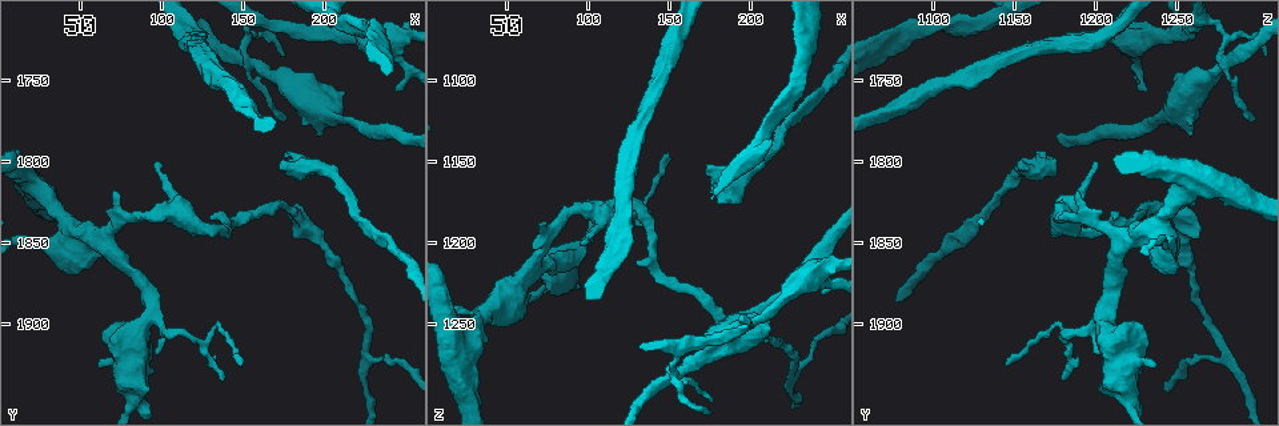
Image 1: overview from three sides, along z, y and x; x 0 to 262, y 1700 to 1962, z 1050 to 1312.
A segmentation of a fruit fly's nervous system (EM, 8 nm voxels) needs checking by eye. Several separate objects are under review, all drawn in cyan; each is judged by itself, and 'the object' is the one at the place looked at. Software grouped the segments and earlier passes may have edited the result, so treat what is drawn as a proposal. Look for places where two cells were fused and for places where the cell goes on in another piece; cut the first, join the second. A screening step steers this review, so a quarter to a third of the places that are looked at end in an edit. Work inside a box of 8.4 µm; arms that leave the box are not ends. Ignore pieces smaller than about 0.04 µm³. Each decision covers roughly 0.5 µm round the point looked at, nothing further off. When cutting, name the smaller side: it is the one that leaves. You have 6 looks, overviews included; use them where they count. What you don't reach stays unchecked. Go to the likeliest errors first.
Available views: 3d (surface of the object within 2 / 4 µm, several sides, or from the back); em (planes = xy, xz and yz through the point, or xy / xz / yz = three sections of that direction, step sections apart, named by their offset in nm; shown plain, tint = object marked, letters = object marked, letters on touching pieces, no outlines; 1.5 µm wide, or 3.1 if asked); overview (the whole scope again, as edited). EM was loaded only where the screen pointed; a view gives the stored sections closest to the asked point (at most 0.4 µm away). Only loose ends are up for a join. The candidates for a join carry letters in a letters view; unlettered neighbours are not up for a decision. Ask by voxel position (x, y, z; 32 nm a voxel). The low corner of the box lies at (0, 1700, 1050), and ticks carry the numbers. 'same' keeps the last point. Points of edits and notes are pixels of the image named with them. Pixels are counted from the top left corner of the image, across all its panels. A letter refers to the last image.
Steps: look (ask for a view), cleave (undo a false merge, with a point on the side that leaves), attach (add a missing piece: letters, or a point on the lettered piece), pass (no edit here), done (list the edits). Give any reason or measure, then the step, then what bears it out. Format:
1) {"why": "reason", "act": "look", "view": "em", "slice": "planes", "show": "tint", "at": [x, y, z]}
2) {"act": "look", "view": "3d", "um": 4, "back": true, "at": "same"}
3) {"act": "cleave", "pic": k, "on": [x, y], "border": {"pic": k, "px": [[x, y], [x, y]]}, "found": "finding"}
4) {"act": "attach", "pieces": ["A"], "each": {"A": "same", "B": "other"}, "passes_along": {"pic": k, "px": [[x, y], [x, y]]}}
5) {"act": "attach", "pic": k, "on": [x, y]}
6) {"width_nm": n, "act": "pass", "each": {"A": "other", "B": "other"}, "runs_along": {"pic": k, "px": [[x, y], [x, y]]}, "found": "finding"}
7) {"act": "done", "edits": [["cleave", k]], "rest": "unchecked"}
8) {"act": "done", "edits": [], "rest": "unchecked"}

{"why": "an open end", "act": "look", "view": "em", "slice": "xz", "step": 4, "show": "letters", "at": [174, 1800, 1154]}

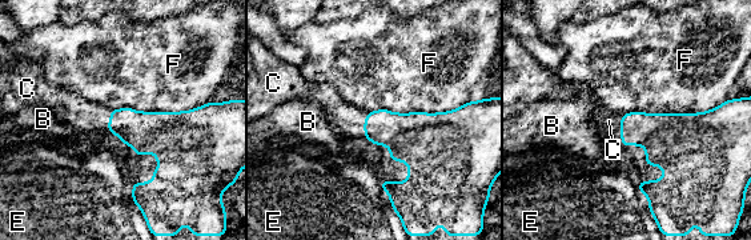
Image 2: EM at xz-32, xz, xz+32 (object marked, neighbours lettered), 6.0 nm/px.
{"act": "look", "view": "em", "slice": "planes", "show": "letters", "at": "same"}

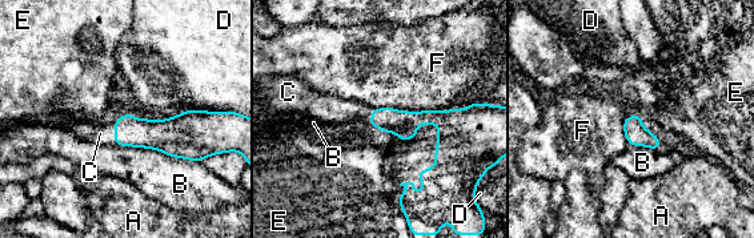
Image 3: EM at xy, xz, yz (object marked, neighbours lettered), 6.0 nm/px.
{"longest_contact_nm": ["B", 550], "act": "attach", "pieces": ["C"], "each": {"A": "other", "B": "other", "C": "same", "D": "other", "E": "other", "F": "other"}, "passes_along": {"pic": 3, "px": [[129, 130], [115, 133], [100, 133]]}, "found": "the cell continues"}

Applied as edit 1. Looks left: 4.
{"why": "three arms meet", "act": "look", "view": "em", "slice": "planes", "show": "plain", "at": [156, 1738, 1278]}

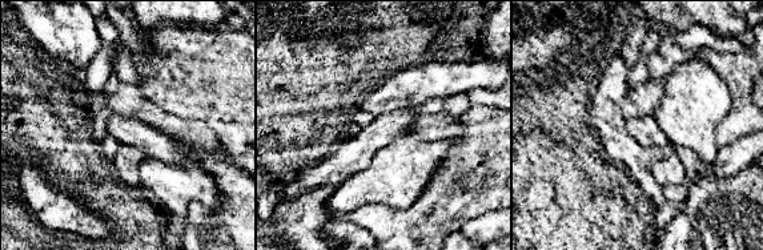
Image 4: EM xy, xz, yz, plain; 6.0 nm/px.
{"why": "what lies round it", "act": "look", "view": "em", "slice": "planes", "show": "letters", "at": "same"}

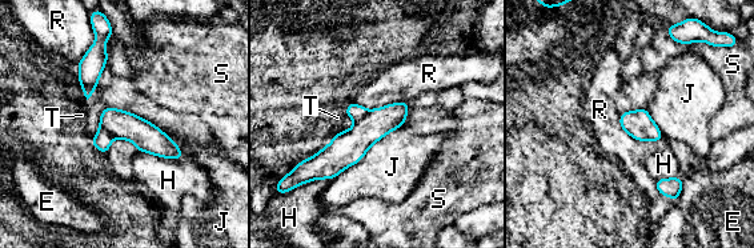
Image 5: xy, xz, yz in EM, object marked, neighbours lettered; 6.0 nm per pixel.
{"act": "cleave", "pic": 5, "on": [145, 136], "each": {"E": "other", "H": "other", "J": "other", "R": "other", "S": "other", "T": "other"}, "border": {"pic": 5, "px": [[100, 124], [112, 138]]}, "found": "a second cell is stuck on"}

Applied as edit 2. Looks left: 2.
{"act": "done", "edits": [["attach", 3], ["cleave", 5]], "rest": "unchecked"}

